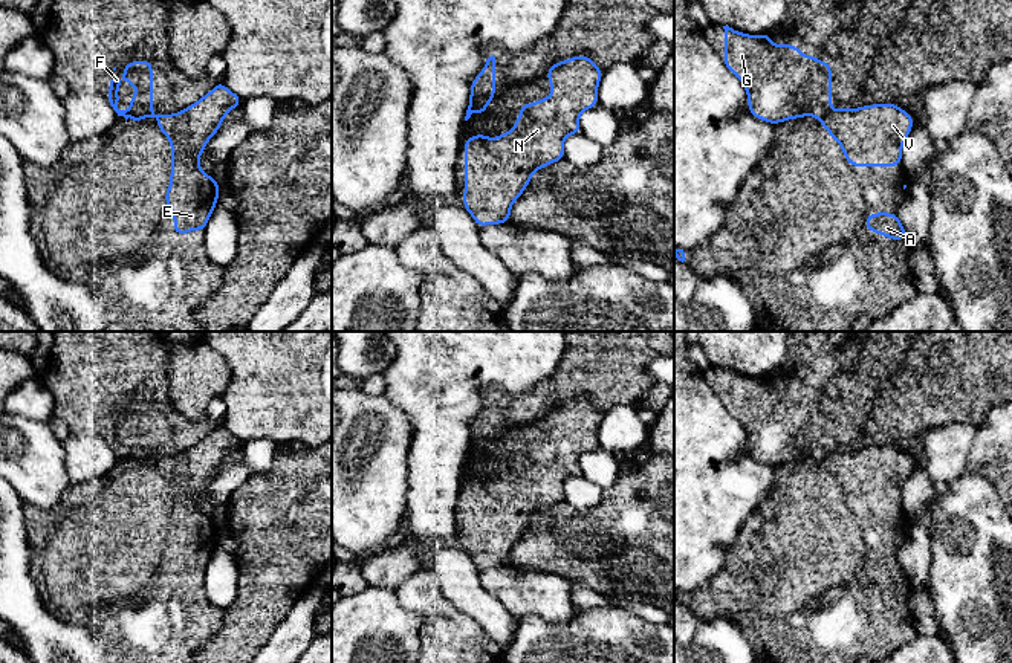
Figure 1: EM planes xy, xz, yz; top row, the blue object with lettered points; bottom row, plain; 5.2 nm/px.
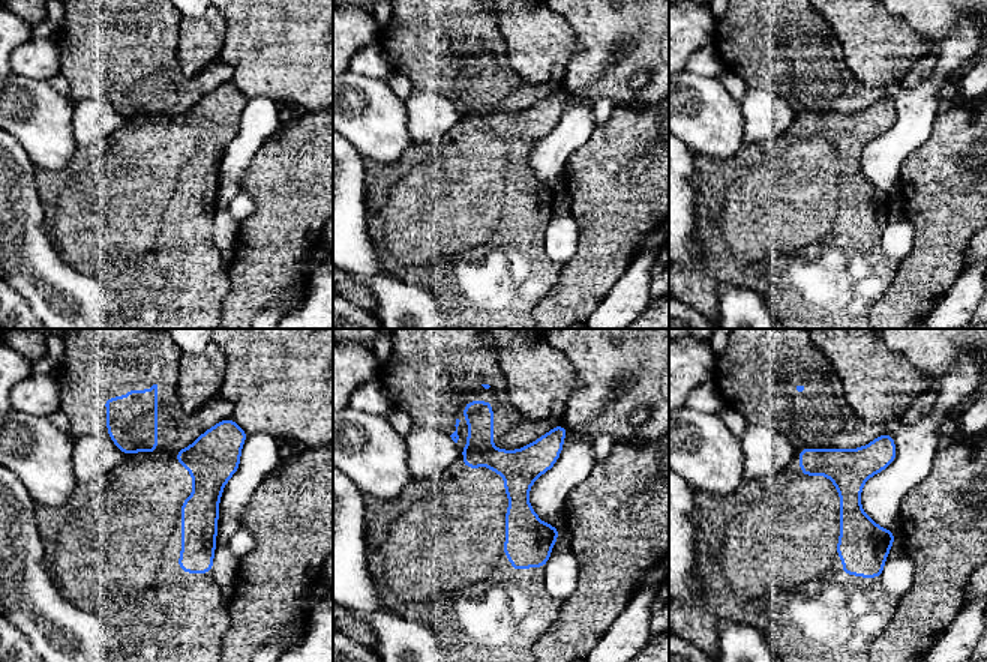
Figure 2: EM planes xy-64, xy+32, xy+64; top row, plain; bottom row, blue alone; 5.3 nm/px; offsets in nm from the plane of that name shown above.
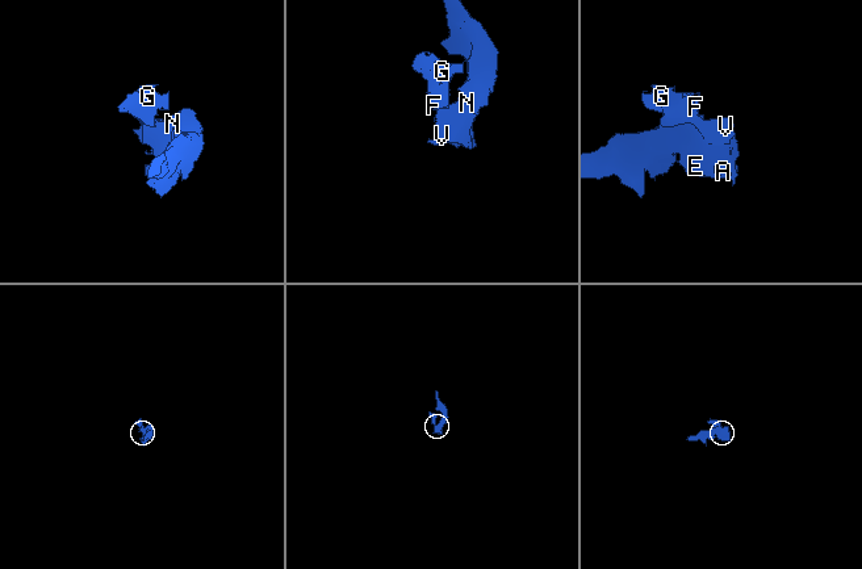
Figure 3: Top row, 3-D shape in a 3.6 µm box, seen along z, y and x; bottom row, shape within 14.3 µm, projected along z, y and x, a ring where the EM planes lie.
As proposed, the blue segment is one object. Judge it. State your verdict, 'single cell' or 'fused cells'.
fused cells

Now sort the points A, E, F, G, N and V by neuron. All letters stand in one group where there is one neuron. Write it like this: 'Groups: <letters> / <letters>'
Groups: A E N V / F G

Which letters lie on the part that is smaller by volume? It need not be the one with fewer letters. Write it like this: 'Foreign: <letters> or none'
Foreign: F, G

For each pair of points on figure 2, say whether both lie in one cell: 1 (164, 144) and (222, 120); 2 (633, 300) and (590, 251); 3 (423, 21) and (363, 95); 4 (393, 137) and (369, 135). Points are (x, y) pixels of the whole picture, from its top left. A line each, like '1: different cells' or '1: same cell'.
1: same cell
2: different cells
3: different cells
4: same cell

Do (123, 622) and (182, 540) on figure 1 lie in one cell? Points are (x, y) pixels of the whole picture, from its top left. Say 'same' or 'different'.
same

